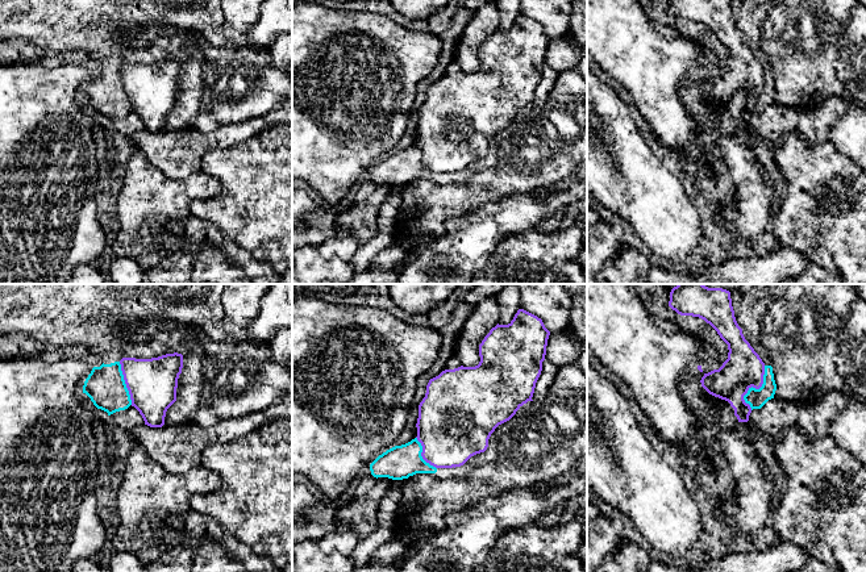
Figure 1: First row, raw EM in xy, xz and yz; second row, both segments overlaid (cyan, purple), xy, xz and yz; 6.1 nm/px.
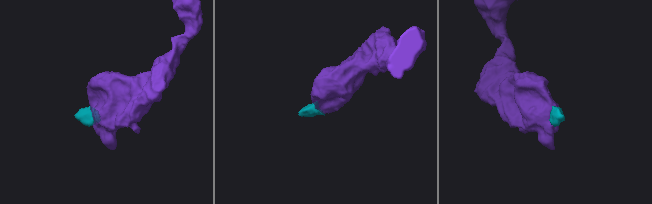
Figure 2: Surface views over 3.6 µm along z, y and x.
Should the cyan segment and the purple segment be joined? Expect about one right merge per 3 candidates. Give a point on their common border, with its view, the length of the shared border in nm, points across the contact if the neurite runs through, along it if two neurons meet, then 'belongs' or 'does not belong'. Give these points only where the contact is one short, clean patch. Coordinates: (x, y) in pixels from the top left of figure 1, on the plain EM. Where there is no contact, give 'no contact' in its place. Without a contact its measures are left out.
contact yz (754, 94); length 280 nm; border yz (765, 71), (762, 90), (744, 101), (750, 115); does not belong

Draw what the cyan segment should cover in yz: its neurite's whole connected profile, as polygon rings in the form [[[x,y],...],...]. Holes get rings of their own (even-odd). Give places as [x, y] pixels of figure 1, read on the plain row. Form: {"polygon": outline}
{"polygon": [[[730,0],[734,22],[742,34],[745,45],[765,68],[763,89],[759,95],[749,93],[744,101],[746,109],[753,114],[761,114],[769,105],[774,104],[777,89],[774,85],[770,58],[761,49],[761,25],[769,11],[783,0]]]}

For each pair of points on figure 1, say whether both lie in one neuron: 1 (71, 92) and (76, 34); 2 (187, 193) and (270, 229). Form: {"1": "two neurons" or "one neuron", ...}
{"1": "two neurons", "2": "two neurons"}

